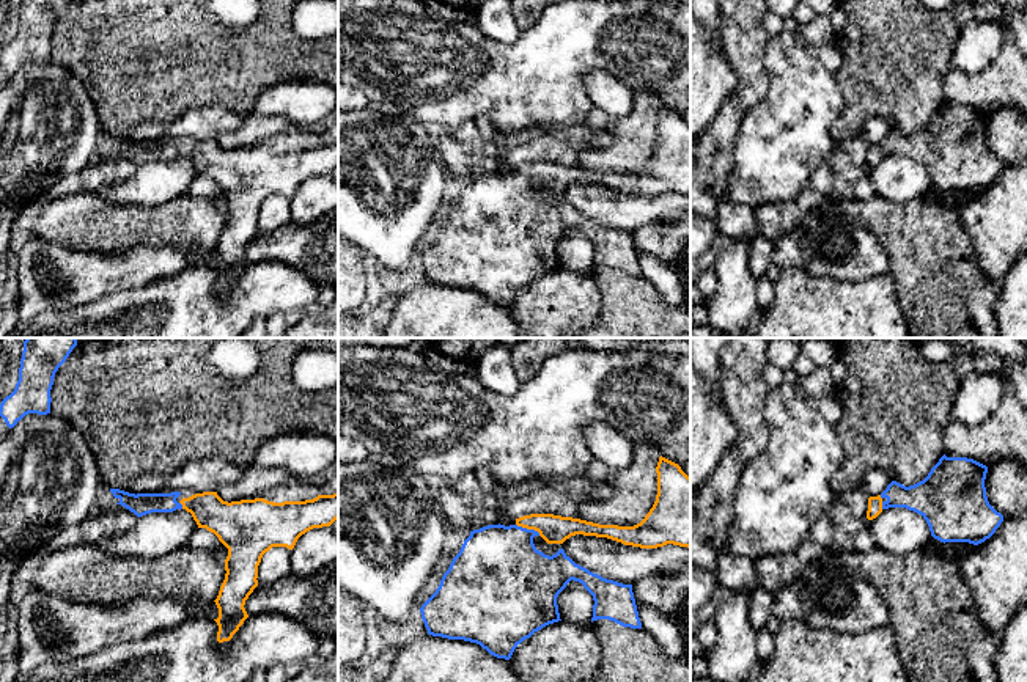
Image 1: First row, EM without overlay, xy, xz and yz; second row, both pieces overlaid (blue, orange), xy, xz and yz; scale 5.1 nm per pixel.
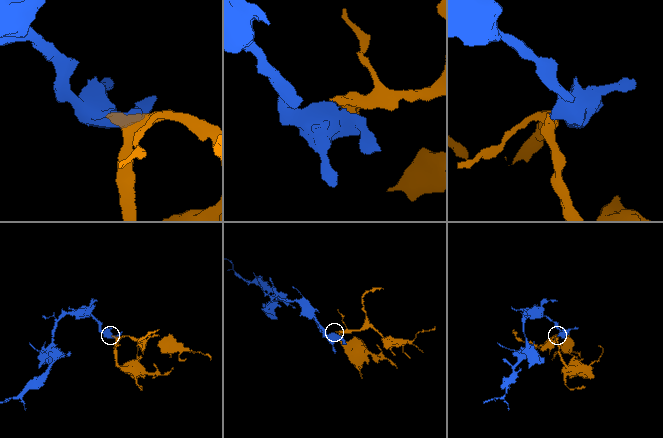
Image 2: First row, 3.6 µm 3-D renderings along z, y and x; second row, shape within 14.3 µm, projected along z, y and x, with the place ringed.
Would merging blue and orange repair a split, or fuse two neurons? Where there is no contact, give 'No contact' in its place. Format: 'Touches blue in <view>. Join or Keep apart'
Touches blue in xz. Join

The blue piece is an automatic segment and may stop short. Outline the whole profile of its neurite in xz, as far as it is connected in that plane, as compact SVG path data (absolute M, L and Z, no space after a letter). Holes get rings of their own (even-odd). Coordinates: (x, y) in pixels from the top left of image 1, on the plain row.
M662 104L659 105L656 121L656 149L645 167L634 174L599 173L554 162L530 162L516 167L516 171L510 174L499 171L470 179L470 184L464 189L459 201L453 206L448 218L444 222L439 236L420 256L428 283L477 291L491 303L510 308L514 297L524 288L530 286L543 275L561 269L557 245L571 228L582 231L583 236L593 244L594 253L591 270L598 267L609 267L623 275L642 277L632 233L623 233L590 220L588 217L576 212L563 196L560 196L552 204L544 203L535 195L533 185L541 184L547 192L563 192L571 184L583 182L607 185L624 193L640 196L657 196L667 192L690 196L690 126L681 118L678 112Z

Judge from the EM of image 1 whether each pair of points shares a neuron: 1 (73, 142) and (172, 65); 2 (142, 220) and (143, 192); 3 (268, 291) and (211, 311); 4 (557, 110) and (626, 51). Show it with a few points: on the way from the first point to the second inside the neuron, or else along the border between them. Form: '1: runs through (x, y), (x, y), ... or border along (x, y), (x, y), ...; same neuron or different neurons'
1: border along (84, 87), (101, 126); different neurons
2: border along (178, 197), (159, 205), (118, 205), (106, 200); different neurons
3: runs through (253, 294), (235, 310), (225, 311); same neuron
4: runs through (557, 88), (590, 55), (604, 54); same neuron

